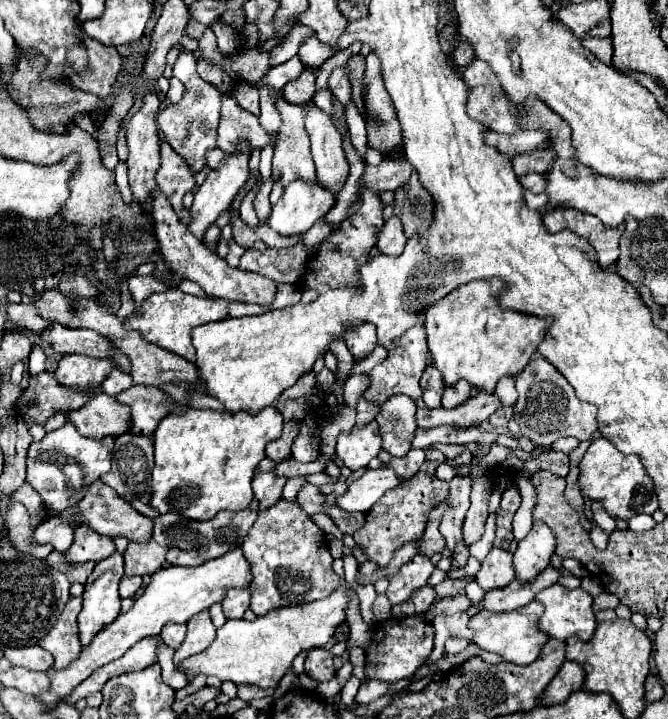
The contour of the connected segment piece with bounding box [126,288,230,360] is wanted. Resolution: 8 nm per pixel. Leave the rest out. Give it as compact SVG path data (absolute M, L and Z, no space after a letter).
M170 288L148 296L140 306L140 316L132 316L126 326L142 332L142 336L148 342L154 342L168 352L174 352L184 360L192 360L192 344L190 344L192 328L208 324L212 320L224 320L228 316L228 306L230 302L222 298L198 298L192 294L184 294L178 288Z

